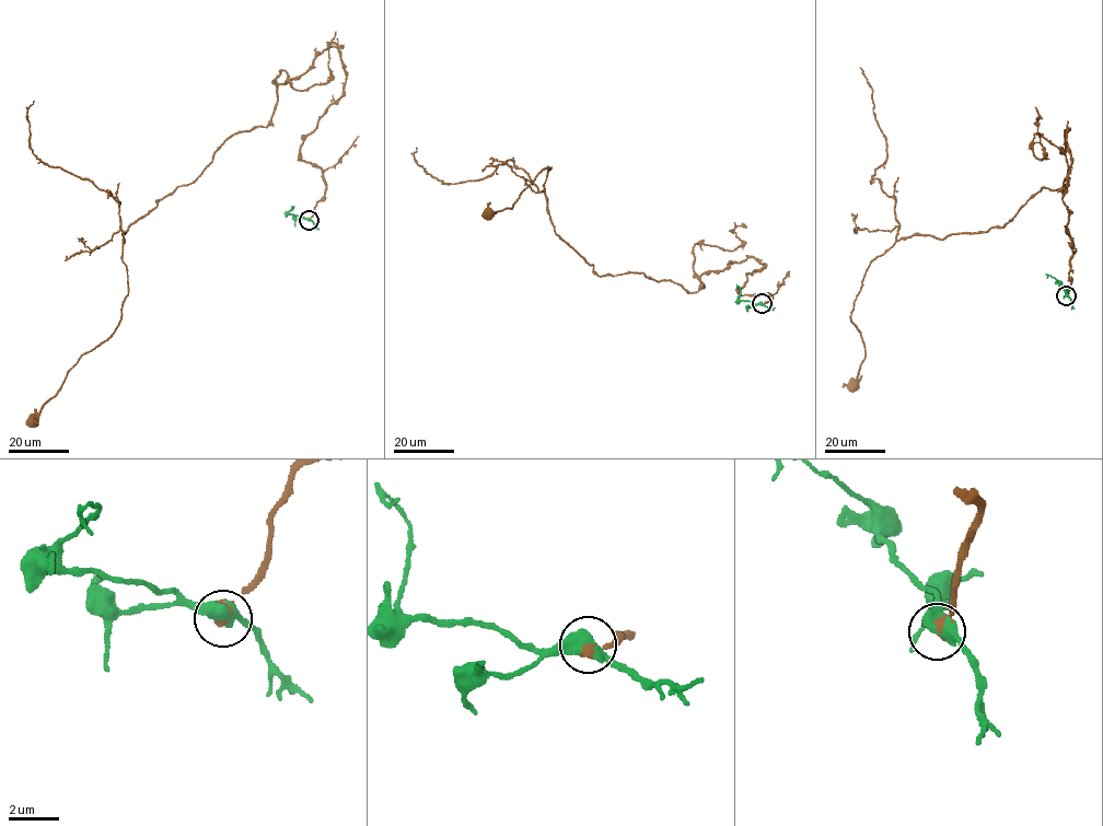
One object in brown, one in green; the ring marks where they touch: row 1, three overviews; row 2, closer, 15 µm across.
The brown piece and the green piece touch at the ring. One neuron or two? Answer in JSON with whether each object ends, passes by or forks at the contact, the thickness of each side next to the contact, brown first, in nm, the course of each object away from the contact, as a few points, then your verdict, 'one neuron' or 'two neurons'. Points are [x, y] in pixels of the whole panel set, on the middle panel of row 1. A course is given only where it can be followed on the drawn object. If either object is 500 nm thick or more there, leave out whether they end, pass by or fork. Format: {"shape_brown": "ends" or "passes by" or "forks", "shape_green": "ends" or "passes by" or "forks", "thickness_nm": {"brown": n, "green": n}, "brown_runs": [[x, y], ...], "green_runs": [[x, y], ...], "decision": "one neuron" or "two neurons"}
{"thickness_nm": {"brown": 550, "green": 480}, "brown_runs": [[762, 303], [736, 290], [753, 256], [688, 293], [599, 276], [555, 232], [552, 167], [487, 212]], "green_runs": [[762, 303], [741, 301], [739, 286]], "decision": "one neuron"}

